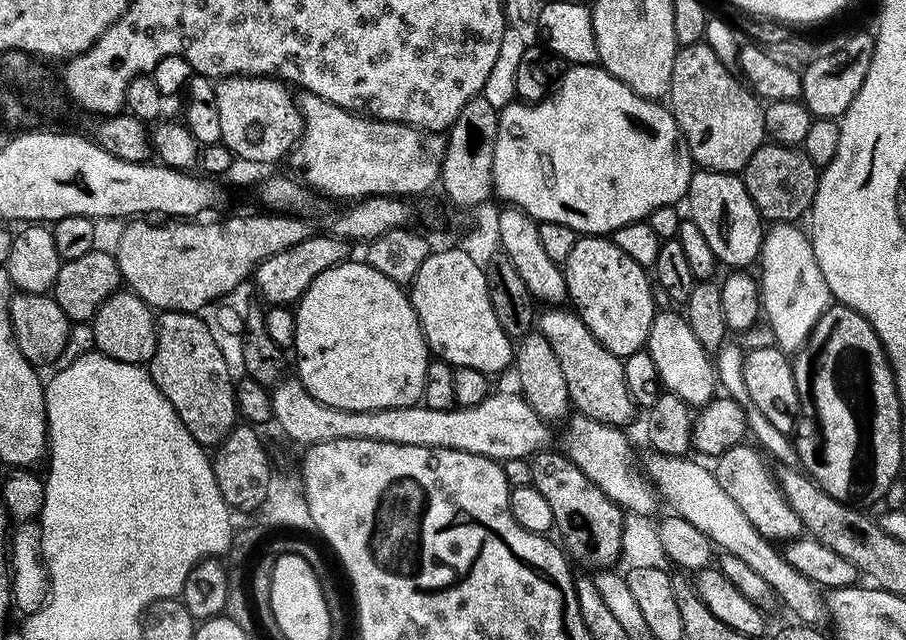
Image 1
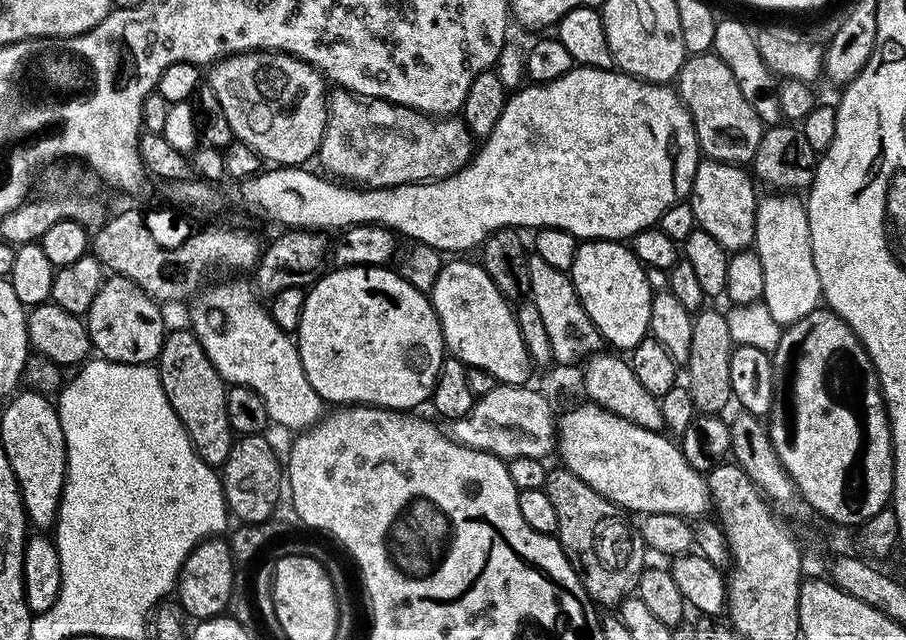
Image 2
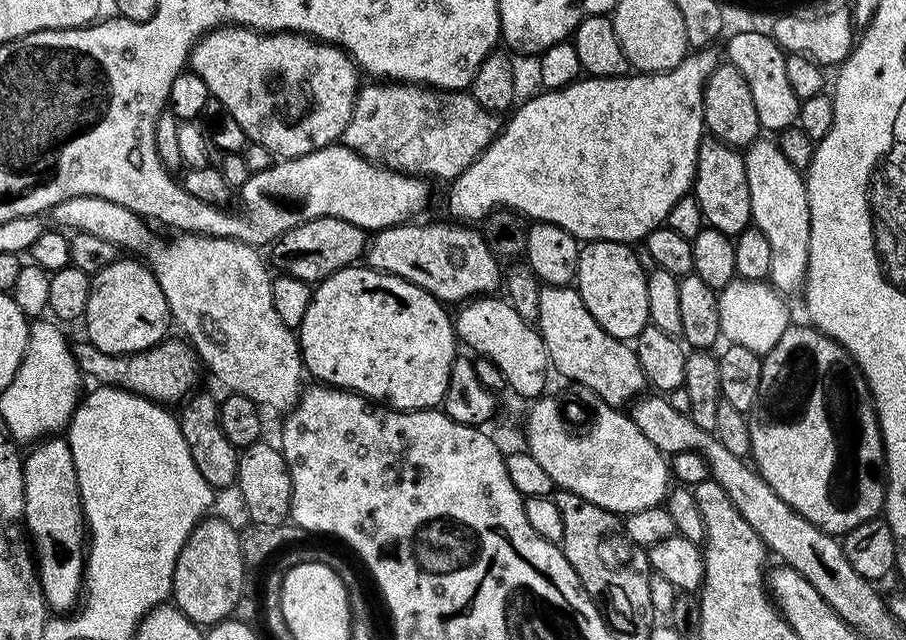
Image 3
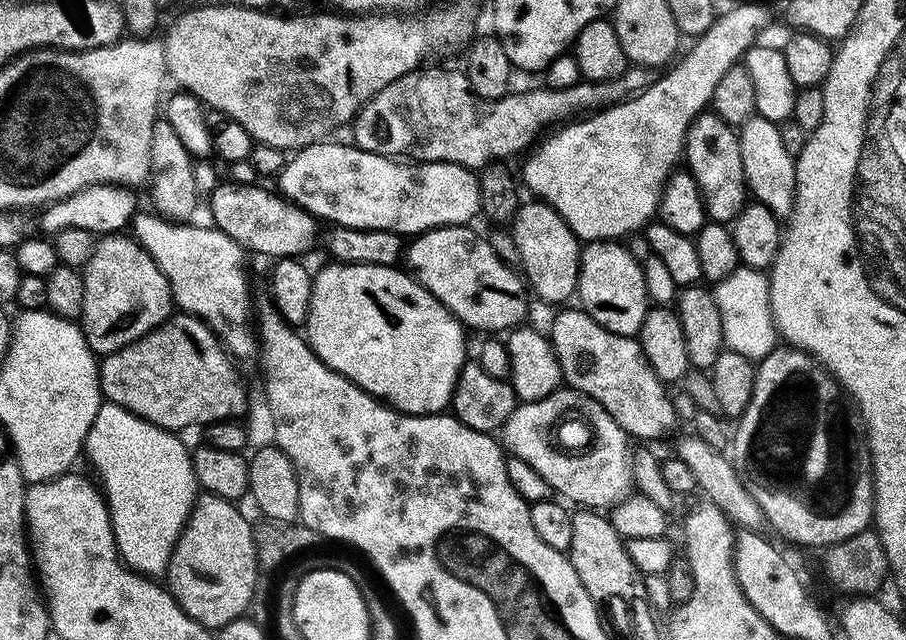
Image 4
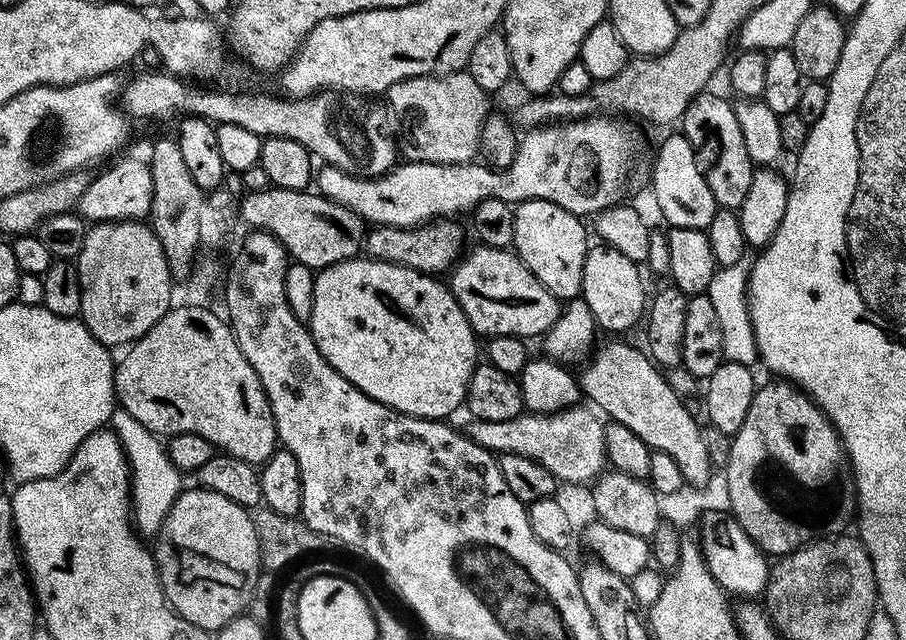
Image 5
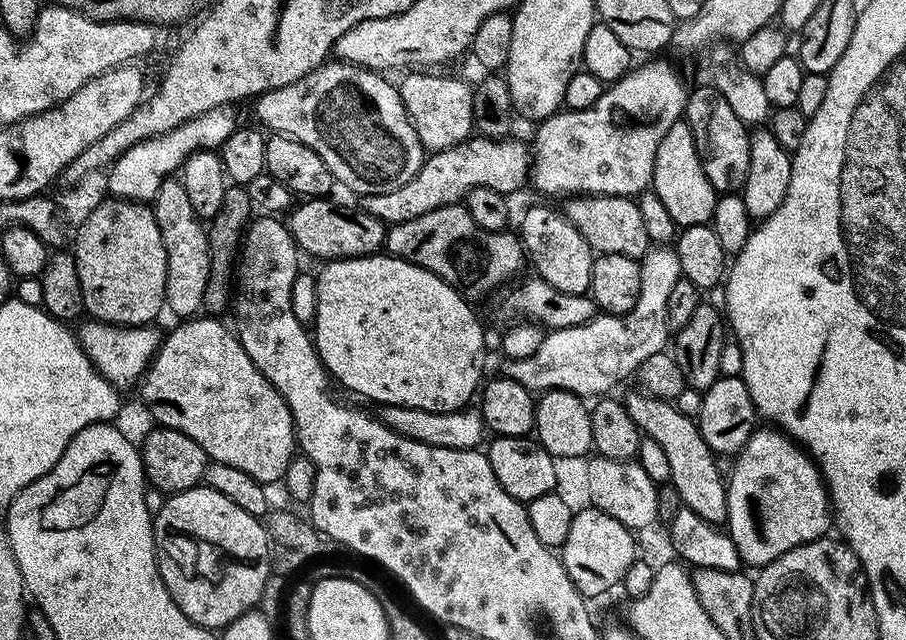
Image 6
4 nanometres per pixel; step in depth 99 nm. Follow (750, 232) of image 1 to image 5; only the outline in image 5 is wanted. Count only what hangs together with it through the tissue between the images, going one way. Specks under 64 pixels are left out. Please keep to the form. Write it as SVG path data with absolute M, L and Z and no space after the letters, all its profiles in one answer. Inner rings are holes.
M712 91L699 92L690 102L690 106L686 106L682 117L682 134L698 150L703 149L703 144L707 140L713 140L720 147L712 160L712 165L704 168L704 177L710 186L710 194L714 194L719 207L739 210L750 191L754 165L750 153L746 151L746 141L742 138L742 126L738 126L738 114L733 101L728 101L726 97Z

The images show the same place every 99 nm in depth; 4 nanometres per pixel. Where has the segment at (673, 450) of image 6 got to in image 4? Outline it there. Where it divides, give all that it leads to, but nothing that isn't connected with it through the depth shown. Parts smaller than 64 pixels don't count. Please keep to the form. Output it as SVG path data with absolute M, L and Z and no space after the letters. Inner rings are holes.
M568 306L557 312L560 313L552 320L550 339L554 354L560 363L563 383L567 387L580 392L590 400L596 400L598 406L602 406L602 410L606 410L606 414L610 414L610 418L618 422L623 432L635 439L637 436L640 442L652 442L648 440L656 440L677 426L678 419L669 389L664 381L658 378L658 374L654 374L650 362L646 362L646 354L642 354L642 346L636 336L623 336L606 330L598 326L598 322L594 322L594 318L590 318L587 312L576 306Z

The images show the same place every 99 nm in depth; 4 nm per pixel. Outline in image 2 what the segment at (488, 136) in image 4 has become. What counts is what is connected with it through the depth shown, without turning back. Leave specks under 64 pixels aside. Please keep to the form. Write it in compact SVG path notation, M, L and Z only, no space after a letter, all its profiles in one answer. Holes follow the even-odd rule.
M338 87L327 93L328 121L322 134L318 161L329 177L365 188L393 188L453 176L472 159L474 137L463 119L427 116L404 104L363 100L360 96L363 95Z

